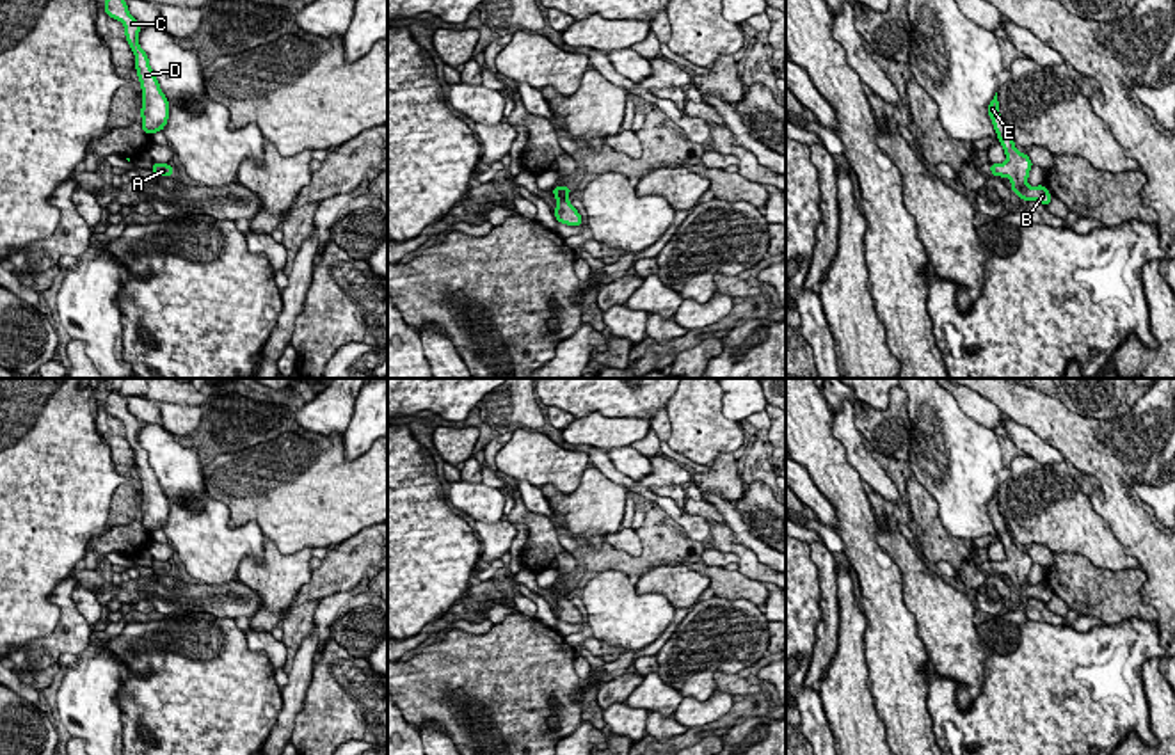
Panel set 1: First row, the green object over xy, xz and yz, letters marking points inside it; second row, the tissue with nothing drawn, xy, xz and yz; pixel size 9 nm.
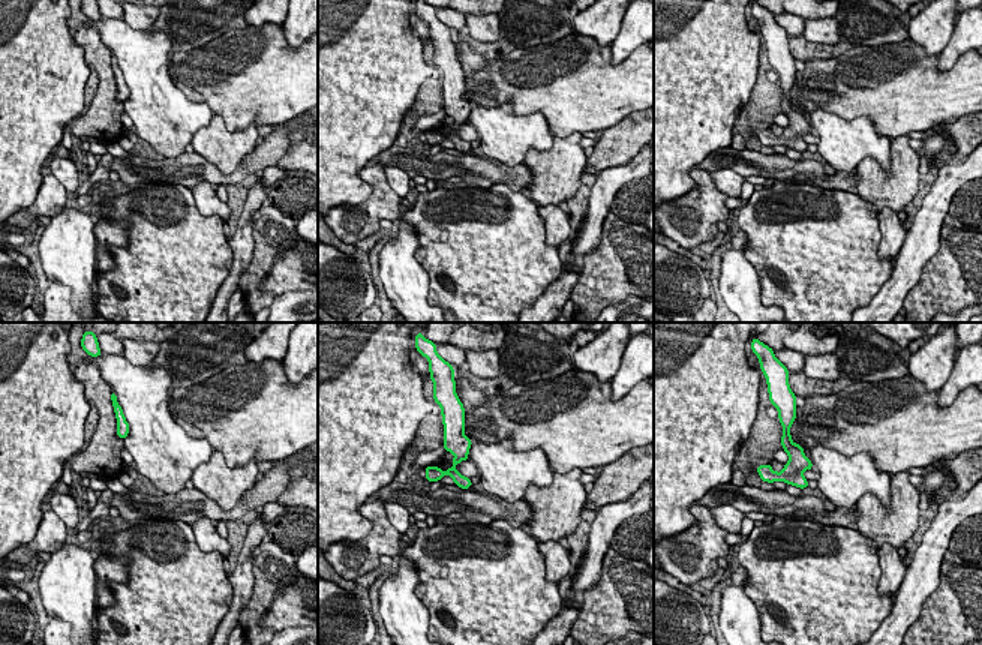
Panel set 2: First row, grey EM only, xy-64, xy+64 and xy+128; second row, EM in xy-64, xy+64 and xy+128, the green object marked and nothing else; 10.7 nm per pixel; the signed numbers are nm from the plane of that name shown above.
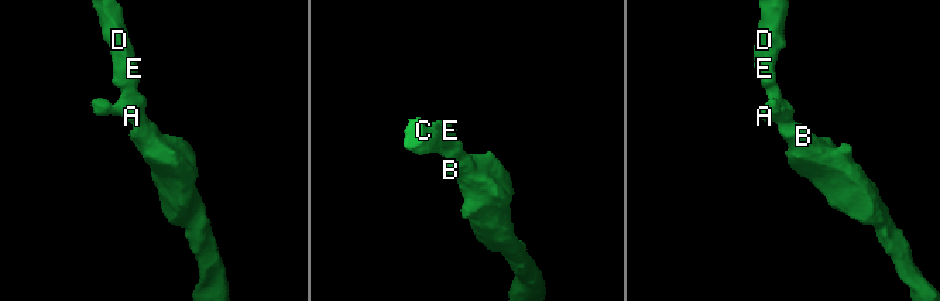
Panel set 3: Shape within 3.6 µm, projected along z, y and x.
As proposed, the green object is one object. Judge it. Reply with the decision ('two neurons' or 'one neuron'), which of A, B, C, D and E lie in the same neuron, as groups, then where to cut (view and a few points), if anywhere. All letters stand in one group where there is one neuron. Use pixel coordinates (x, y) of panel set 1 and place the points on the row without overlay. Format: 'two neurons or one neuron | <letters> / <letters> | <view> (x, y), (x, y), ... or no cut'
one neuron | A B C D E | no cut

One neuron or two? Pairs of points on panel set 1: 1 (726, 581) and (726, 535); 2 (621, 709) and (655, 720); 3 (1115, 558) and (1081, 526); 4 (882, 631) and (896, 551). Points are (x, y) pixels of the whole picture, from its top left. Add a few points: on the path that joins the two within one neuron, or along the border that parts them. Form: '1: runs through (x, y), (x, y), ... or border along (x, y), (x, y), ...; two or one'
1: border along (738, 569), (765, 583); two
2: runs through (630, 716), (646, 716); one
3: runs through (1106, 551), (1090, 535); one
4: border along (879, 524), (877, 542), (900, 572), (905, 604); two

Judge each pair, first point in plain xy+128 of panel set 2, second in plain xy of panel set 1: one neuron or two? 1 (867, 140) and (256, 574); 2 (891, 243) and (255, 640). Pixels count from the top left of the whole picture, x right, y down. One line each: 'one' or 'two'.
1: two
2: one

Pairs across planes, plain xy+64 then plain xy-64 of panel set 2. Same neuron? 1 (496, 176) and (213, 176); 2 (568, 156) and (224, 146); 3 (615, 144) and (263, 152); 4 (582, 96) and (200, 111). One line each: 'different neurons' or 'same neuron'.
1: same neuron
2: same neuron
3: same neuron
4: different neurons

